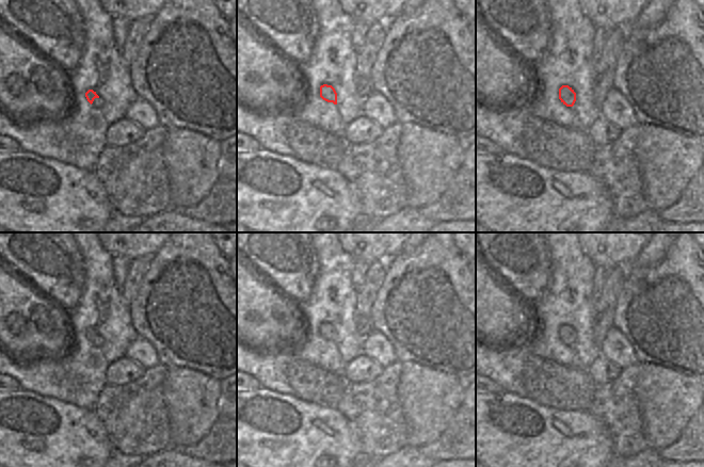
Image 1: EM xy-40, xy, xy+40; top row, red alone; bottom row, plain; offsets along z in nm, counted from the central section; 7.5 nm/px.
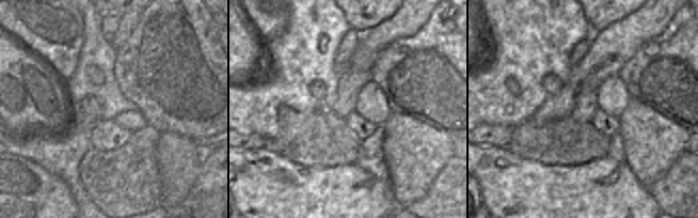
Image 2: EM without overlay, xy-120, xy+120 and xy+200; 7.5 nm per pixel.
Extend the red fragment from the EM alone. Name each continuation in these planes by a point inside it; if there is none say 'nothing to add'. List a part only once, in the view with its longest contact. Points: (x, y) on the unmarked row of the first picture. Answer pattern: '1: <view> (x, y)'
1: xy-40 (98, 341)

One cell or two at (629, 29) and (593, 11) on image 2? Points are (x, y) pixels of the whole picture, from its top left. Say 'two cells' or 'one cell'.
two cells

